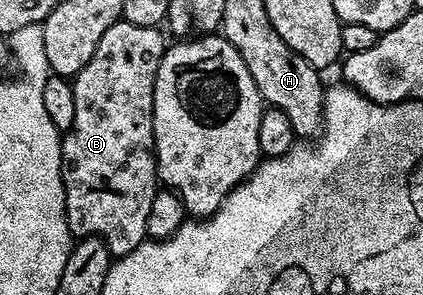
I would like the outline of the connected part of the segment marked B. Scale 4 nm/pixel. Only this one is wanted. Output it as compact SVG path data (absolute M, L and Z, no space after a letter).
M122 21L109 25L97 44L89 65L73 79L73 125L62 136L61 177L65 189L65 213L72 236L95 235L118 257L128 255L147 239L149 205L157 190L155 138L153 137L153 85L157 65L165 50L159 27L133 25Z

